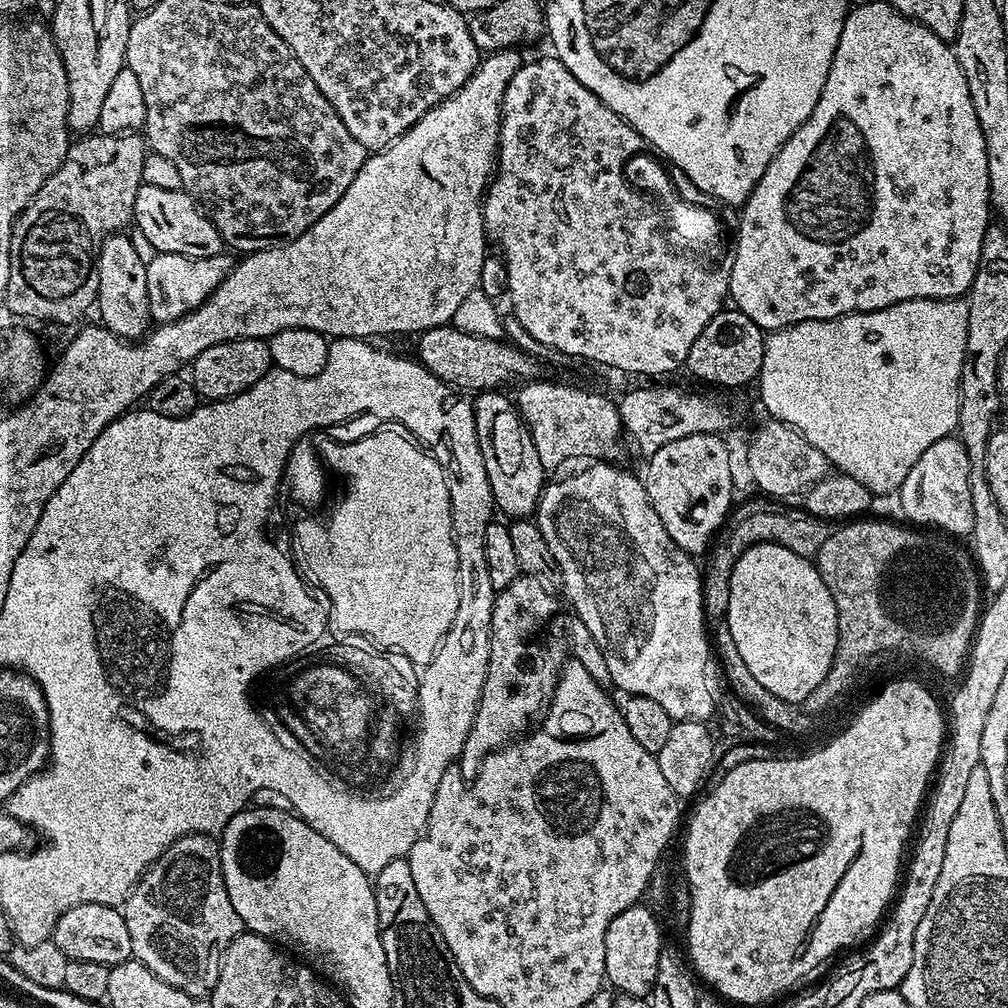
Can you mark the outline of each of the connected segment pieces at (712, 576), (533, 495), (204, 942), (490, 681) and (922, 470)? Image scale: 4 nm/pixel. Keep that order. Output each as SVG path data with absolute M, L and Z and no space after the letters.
M801 509L792 512L754 512L742 519L723 539L721 537L716 543L711 545L707 553L708 569L705 567L702 572L702 598L704 599L704 618L709 629L716 629L726 623L729 600L730 600L730 580L729 576L733 572L734 563L746 549L752 544L776 544L785 546L800 557L811 559L815 557L822 544L830 538L833 525L824 519L810 515Z
M489 390L479 393L472 400L472 409L476 419L476 433L482 450L482 458L486 466L486 478L490 478L492 503L495 511L500 512L509 521L527 520L535 513L540 495L544 493L546 469L542 466L542 458L538 458L538 450L534 450L534 438L528 429L528 423L520 416L520 410L511 399L503 396L503 391Z
M202 832L178 838L150 864L128 893L122 911L126 918L126 930L130 930L130 946L135 960L158 974L162 982L194 998L204 998L211 993L218 982L220 959L224 957L224 951L233 938L242 931L238 913L234 911L234 906L230 904L230 894L226 892L220 865L220 845L211 835Z
M521 574L506 590L496 593L488 677L482 686L476 720L458 761L458 771L465 781L476 777L480 764L489 754L525 735L541 719L552 698L562 667L559 646L540 644L536 652L528 652L540 624L546 623L556 612L556 600L544 588L547 588L545 581L540 577Z
M955 435L944 436L926 446L922 458L906 474L899 496L900 508L913 520L913 525L927 526L952 538L967 537L974 526L974 506L970 502L970 458L960 439Z

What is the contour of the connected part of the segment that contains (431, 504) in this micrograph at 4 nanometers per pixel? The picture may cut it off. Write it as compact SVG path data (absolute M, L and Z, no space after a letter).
M384 422L381 428L360 436L357 440L348 440L345 444L339 444L336 440L328 440L322 444L322 460L329 469L332 468L344 479L344 493L340 501L328 512L325 520L319 520L316 514L308 514L305 520L300 520L292 528L292 552L299 573L309 585L318 587L324 591L323 599L330 605L330 620L338 630L351 630L352 632L368 632L368 636L376 636L380 644L392 644L392 648L404 648L412 660L426 666L434 658L436 649L443 642L445 634L450 630L454 618L458 614L458 602L460 601L460 579L458 578L458 550L454 546L452 537L452 507L450 506L450 490L446 486L444 468L437 462L431 452L425 450L404 429L391 423Z

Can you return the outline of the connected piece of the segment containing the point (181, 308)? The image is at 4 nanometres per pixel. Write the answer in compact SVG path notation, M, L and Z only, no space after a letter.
M162 252L149 262L146 270L146 290L150 298L150 314L153 321L178 320L204 304L218 285L227 278L234 263L227 254L210 258L190 258L182 254Z

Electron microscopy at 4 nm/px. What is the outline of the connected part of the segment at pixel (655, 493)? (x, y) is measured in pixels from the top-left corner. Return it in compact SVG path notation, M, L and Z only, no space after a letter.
M690 434L690 438L678 438L674 442L666 442L662 450L647 457L648 464L642 471L644 489L654 506L654 514L662 518L662 526L666 526L666 534L683 552L696 558L709 551L710 545L717 539L720 527L728 516L728 507L732 504L732 456L723 444L719 435Z

